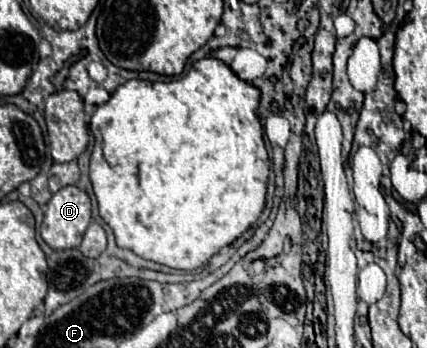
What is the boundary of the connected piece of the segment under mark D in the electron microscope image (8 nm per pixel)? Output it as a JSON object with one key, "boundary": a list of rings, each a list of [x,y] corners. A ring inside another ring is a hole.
{"boundary":[[[65,186],[51,196],[45,220],[41,224],[41,238],[53,250],[77,248],[91,222],[91,200],[85,190]]]}

